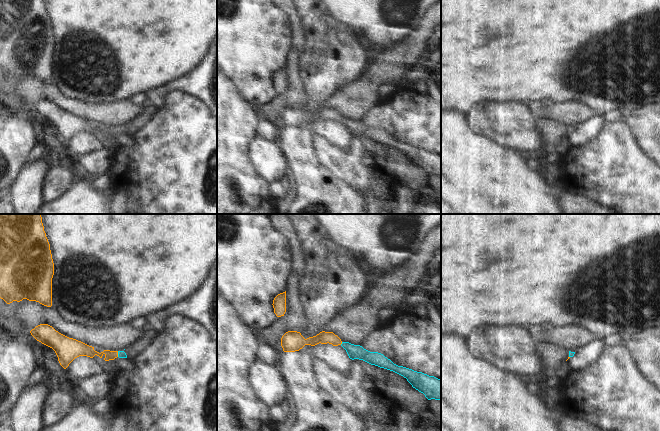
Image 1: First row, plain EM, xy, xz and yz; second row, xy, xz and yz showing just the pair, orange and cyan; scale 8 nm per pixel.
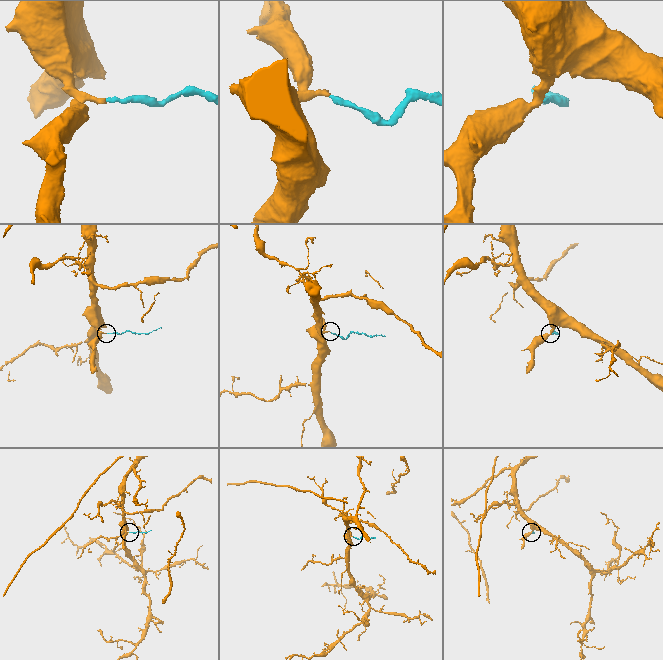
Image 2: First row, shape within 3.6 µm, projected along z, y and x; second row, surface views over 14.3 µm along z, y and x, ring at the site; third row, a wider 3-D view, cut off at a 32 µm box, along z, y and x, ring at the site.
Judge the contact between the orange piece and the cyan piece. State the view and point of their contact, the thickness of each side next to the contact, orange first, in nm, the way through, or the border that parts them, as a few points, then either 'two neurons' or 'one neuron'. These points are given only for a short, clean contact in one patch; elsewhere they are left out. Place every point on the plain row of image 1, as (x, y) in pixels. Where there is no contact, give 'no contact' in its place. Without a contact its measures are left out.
xz (341, 119) | 100/110 nm | across xz (323, 113), (330, 113), (341, 119), (354, 127) | one neuron

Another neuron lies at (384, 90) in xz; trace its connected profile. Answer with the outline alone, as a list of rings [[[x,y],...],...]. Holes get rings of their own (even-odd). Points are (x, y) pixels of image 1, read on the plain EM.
[[[382,84],[378,87],[378,97],[379,102],[384,102],[389,100],[390,94],[396,90],[392,84]]]

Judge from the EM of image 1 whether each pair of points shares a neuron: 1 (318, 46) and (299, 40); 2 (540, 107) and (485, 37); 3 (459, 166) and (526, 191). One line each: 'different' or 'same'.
1: different
2: different
3: same

